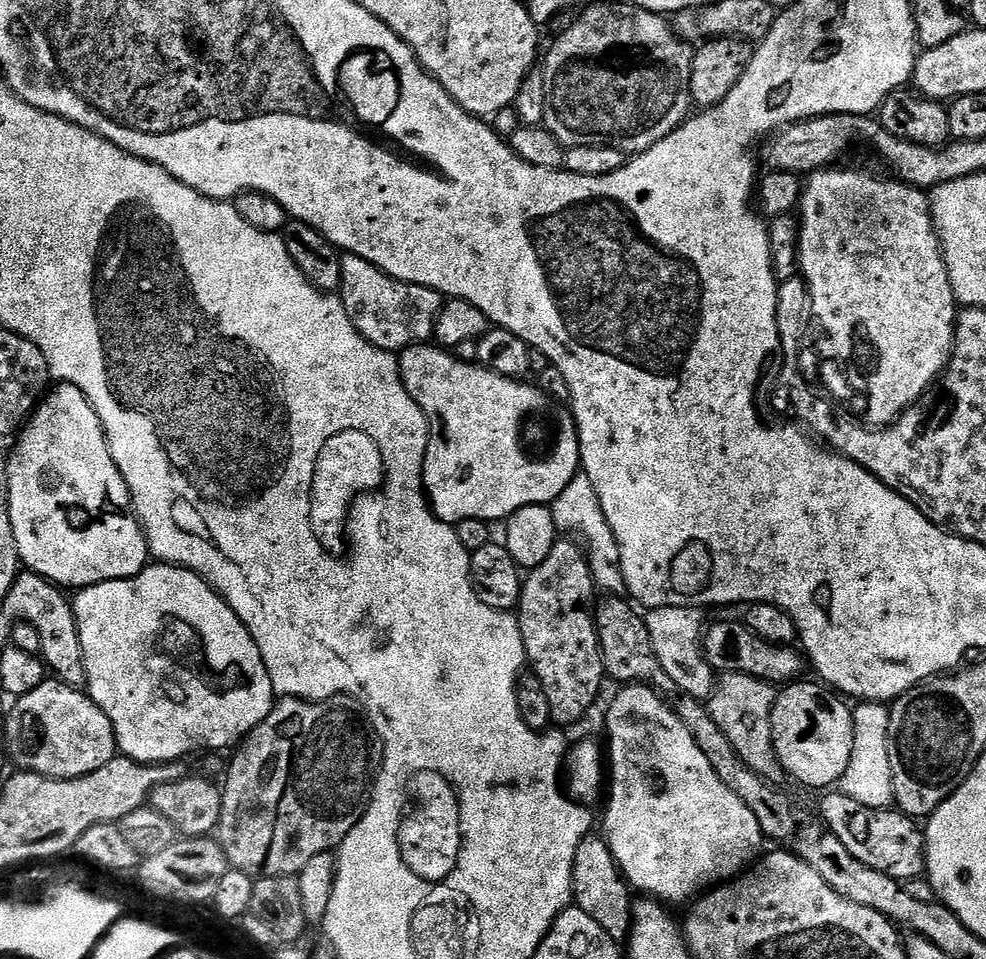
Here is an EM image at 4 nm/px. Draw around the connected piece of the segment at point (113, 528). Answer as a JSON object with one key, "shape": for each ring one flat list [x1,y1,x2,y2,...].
{"shape":[[57,383,37,404,16,442,7,453,8,509,19,563,57,586,69,584,72,590,137,576,150,560,148,540,133,509,126,478,110,454,104,427,86,394,73,384]]}

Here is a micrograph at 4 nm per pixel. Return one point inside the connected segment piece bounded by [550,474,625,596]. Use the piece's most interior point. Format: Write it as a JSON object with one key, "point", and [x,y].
{"point":[577,510]}

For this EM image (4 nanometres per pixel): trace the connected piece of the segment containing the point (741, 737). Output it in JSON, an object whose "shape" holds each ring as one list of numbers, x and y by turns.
{"shape":[[737,672,721,675,715,689,707,701,716,725,730,738,730,746,740,756,746,766,765,778,781,775,780,763,776,760,776,751,772,748,772,704,777,698,773,685,753,676,743,676]]}

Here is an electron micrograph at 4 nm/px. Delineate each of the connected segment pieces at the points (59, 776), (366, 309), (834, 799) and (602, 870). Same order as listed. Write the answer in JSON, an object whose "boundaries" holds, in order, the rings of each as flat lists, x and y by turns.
{"boundaries":[[[48,678,13,704,16,705,4,724,4,732,8,735,8,752,17,769,42,774,51,780,73,780,94,770,102,770,102,766,106,766,106,762,110,762,118,754,114,726,87,691,71,688,59,678]],[[341,255,342,282,338,289,340,301,350,314,350,322,362,338,387,352,401,353,413,344,423,344,433,339,436,319,440,316,442,297,433,288,402,282,388,276,366,258]],[[828,790,821,796,824,797,820,800,820,820,824,828,838,838,858,862,901,882,925,875,924,833,913,817,891,807,872,809,841,790]],[[590,834,582,838,578,854,574,854,572,898,575,907,590,914,590,918,594,918,594,922,598,922,598,926,602,926,602,930,606,930,606,934,610,934,612,940,627,941,628,934,632,930,634,896,628,881,620,873,614,854,603,835]]]}

